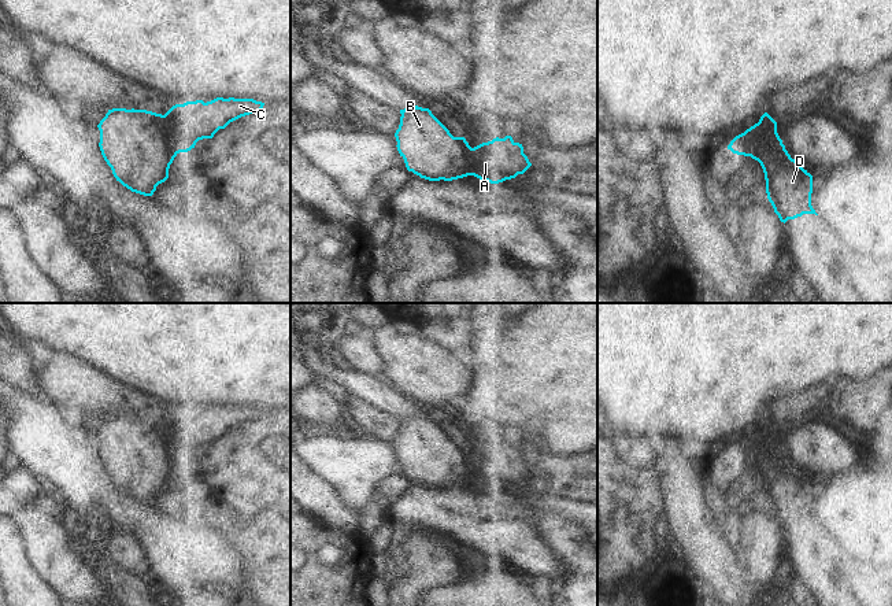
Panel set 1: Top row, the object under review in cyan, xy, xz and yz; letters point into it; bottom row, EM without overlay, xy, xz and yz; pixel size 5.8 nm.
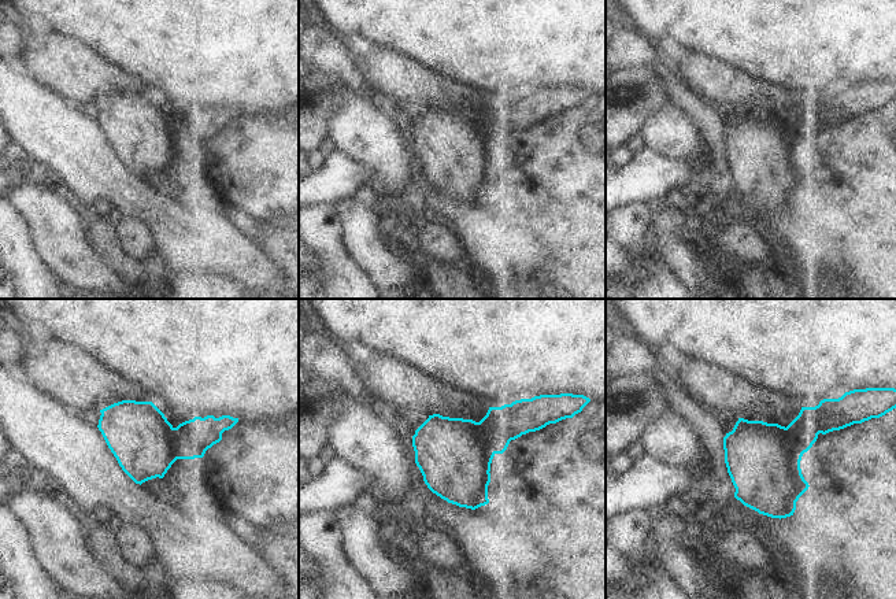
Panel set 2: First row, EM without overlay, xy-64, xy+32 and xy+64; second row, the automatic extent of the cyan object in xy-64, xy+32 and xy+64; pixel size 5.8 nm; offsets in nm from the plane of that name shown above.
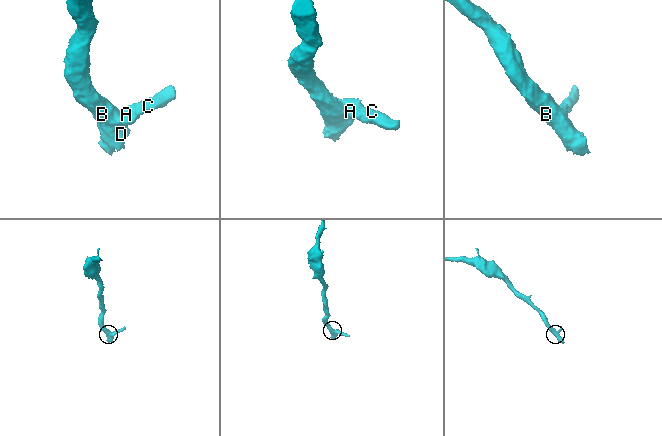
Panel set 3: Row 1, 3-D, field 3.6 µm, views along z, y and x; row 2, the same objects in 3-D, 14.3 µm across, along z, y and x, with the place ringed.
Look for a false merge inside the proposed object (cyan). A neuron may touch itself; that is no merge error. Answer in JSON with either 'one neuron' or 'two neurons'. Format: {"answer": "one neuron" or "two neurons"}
{"answer": "two neurons"}

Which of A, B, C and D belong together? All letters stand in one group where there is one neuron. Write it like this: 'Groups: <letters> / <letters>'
Groups: A C / B D

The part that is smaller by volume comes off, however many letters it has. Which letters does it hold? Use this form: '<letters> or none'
A, C

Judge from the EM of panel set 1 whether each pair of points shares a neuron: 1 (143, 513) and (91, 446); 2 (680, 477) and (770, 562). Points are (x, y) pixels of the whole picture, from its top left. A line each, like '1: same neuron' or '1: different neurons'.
1: same neuron
2: different neurons

